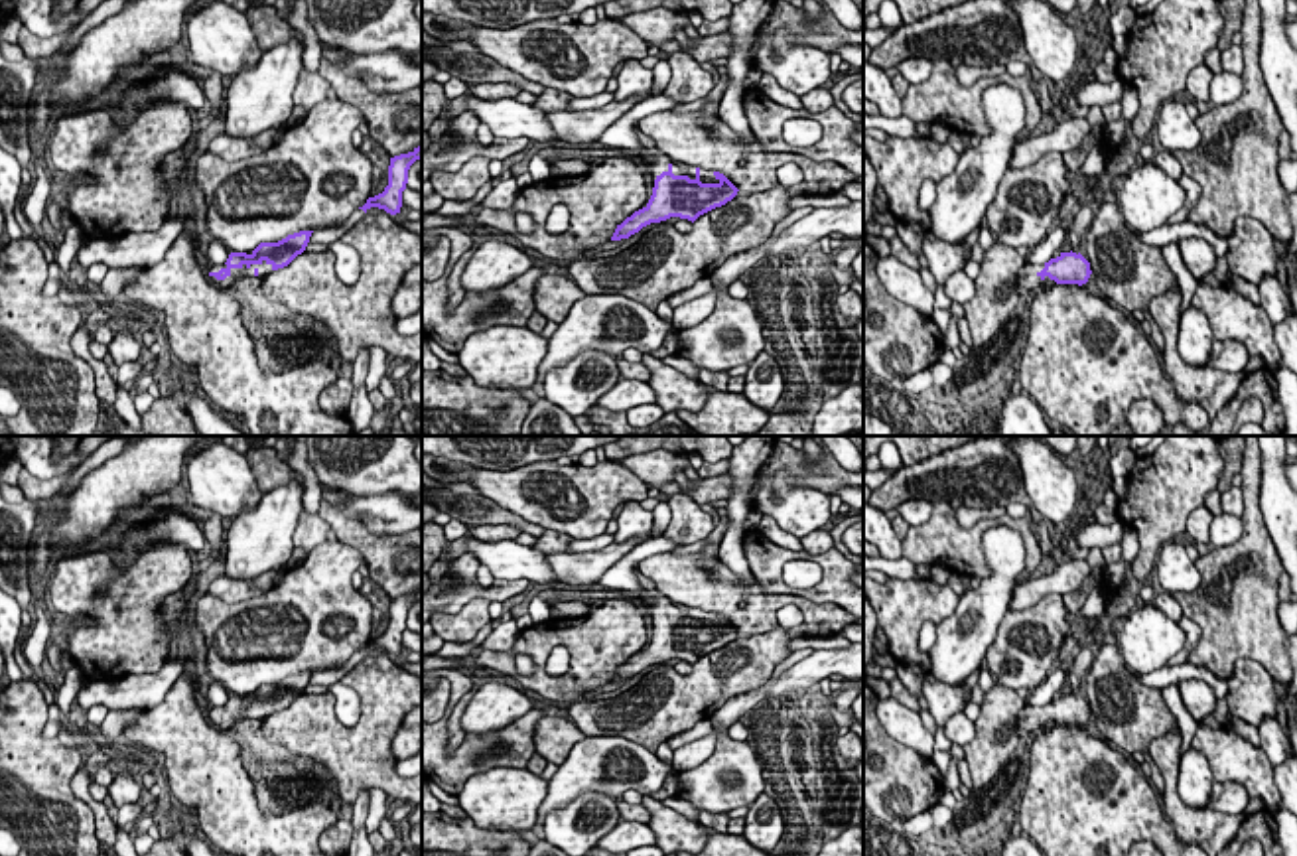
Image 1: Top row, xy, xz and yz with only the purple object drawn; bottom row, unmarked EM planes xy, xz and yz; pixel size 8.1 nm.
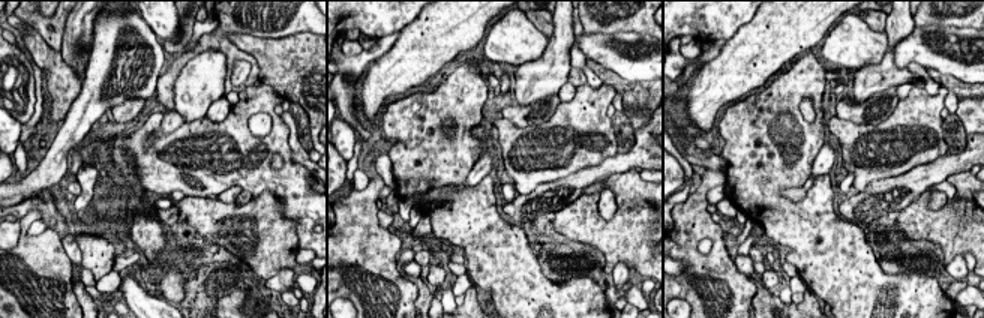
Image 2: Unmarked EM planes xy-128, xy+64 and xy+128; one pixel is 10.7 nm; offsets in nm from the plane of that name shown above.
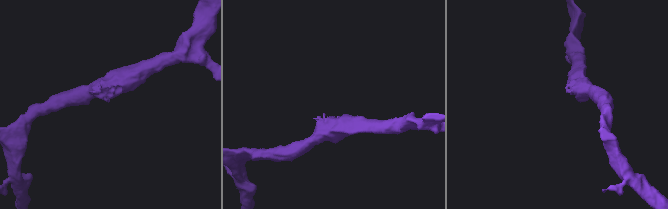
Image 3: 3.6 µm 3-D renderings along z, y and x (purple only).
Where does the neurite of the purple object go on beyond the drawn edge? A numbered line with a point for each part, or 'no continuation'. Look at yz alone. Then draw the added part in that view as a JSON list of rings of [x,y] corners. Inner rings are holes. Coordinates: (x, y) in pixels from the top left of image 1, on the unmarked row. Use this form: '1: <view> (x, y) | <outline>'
1: yz (1027, 720) | [[[1025,706],[1017,716],[1019,730],[1035,734],[1037,730],[1045,730],[1049,718],[1041,720],[1039,714],[1045,706]]]

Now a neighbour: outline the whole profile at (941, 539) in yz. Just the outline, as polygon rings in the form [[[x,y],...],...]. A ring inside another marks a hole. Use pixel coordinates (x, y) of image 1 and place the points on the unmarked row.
[[[936,501],[924,525],[909,527],[903,540],[903,558],[917,566],[944,564],[960,576],[990,578],[991,570],[986,564],[982,535],[995,525],[1005,525],[1023,536],[1027,562],[1025,570],[1015,580],[1019,586],[1031,578],[1043,560],[1029,513],[1021,519],[1009,515],[995,521],[982,519],[972,529],[962,529],[950,501]]]

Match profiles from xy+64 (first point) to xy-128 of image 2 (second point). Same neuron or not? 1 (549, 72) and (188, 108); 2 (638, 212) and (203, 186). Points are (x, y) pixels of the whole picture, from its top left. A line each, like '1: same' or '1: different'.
1: same
2: different

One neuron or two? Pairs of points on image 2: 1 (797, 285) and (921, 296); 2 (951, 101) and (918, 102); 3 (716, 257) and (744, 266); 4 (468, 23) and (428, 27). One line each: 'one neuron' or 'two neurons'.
1: two neurons
2: two neurons
3: two neurons
4: one neuron

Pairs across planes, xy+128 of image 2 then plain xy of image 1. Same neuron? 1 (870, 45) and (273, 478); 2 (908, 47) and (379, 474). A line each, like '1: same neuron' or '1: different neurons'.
1: different neurons
2: different neurons

